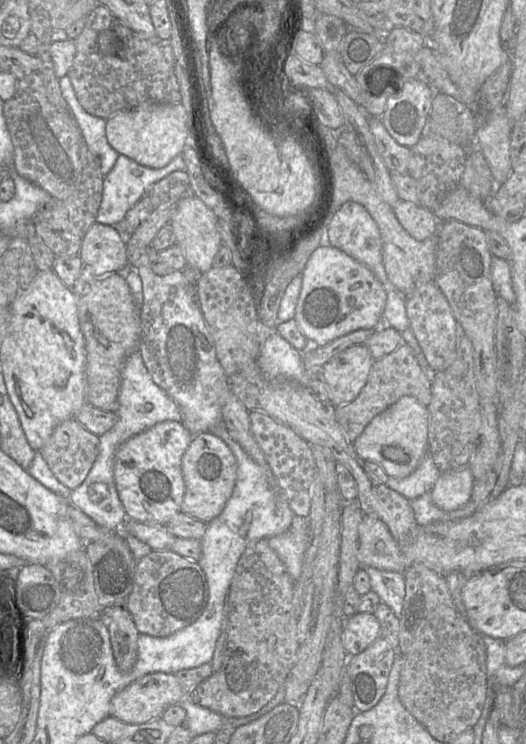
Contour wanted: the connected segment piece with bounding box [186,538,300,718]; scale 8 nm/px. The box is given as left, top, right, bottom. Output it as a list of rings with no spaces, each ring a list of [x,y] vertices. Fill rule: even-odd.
[[[268,539],[251,542],[240,556],[226,595],[223,629],[226,640],[220,668],[195,686],[186,695],[193,703],[226,717],[246,717],[258,712],[277,693],[291,671],[300,648],[293,590],[295,581],[287,573]]]

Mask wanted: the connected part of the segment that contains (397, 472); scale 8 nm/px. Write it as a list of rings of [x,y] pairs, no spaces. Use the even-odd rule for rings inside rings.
[[[403,396],[382,413],[375,416],[352,443],[358,456],[378,463],[389,477],[410,475],[427,453],[429,411],[413,396]]]

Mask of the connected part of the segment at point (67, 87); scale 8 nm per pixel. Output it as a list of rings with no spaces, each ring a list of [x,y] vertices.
[[[68,75],[60,78],[60,87],[89,150],[100,158],[101,172],[106,176],[120,155],[107,140],[106,119],[92,115],[84,109]]]

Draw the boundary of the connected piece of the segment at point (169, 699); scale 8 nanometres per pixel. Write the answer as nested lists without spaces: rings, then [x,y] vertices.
[[[163,672],[146,674],[115,694],[110,702],[110,716],[127,724],[143,724],[161,717],[169,706],[177,704],[184,695],[175,674]]]

